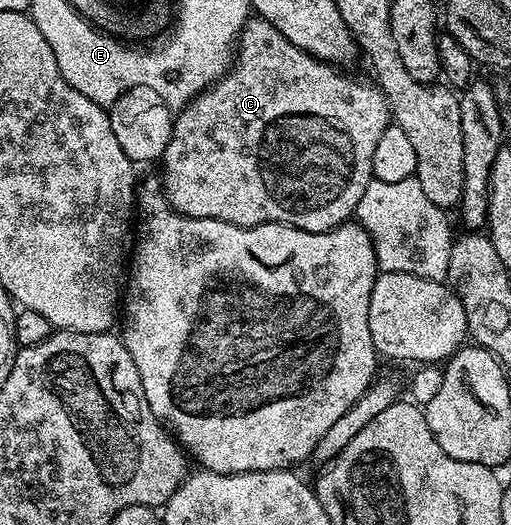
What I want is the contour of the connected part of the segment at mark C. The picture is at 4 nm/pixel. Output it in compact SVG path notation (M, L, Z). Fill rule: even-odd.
M261 19L247 21L236 42L236 60L232 71L219 77L209 89L202 90L181 110L182 114L178 113L173 118L171 141L160 158L160 166L166 172L164 196L171 210L183 213L186 217L211 217L224 223L242 225L245 229L264 223L280 223L309 233L326 233L337 225L349 222L355 216L360 199L372 180L372 151L376 151L380 135L384 135L387 125L392 121L390 102L381 89L370 85L365 85L354 77L345 77L335 66L318 60L311 53L305 53L300 47L284 39L284 35L276 31L272 23Z

